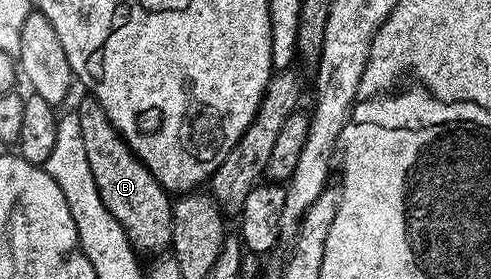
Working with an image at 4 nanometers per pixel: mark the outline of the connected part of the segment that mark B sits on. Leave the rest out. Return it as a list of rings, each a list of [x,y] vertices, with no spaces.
[[[106,118],[99,119],[81,119],[82,142],[79,145],[86,161],[87,175],[94,188],[100,191],[98,200],[105,204],[105,213],[111,215],[113,221],[124,229],[137,253],[167,249],[172,243],[173,201],[169,193],[156,181],[154,174],[150,174],[146,165],[128,149],[128,144],[118,135],[115,126]]]

